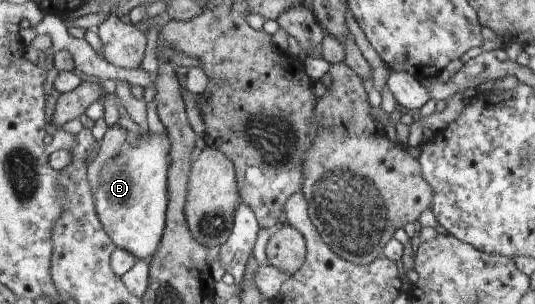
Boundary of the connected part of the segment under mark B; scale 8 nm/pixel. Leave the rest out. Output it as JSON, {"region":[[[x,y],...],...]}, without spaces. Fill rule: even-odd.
{"region":[[[166,134],[138,136],[137,146],[124,144],[113,162],[103,166],[96,191],[96,210],[118,249],[131,252],[137,262],[149,262],[159,250],[167,227],[168,176],[172,144]]]}

